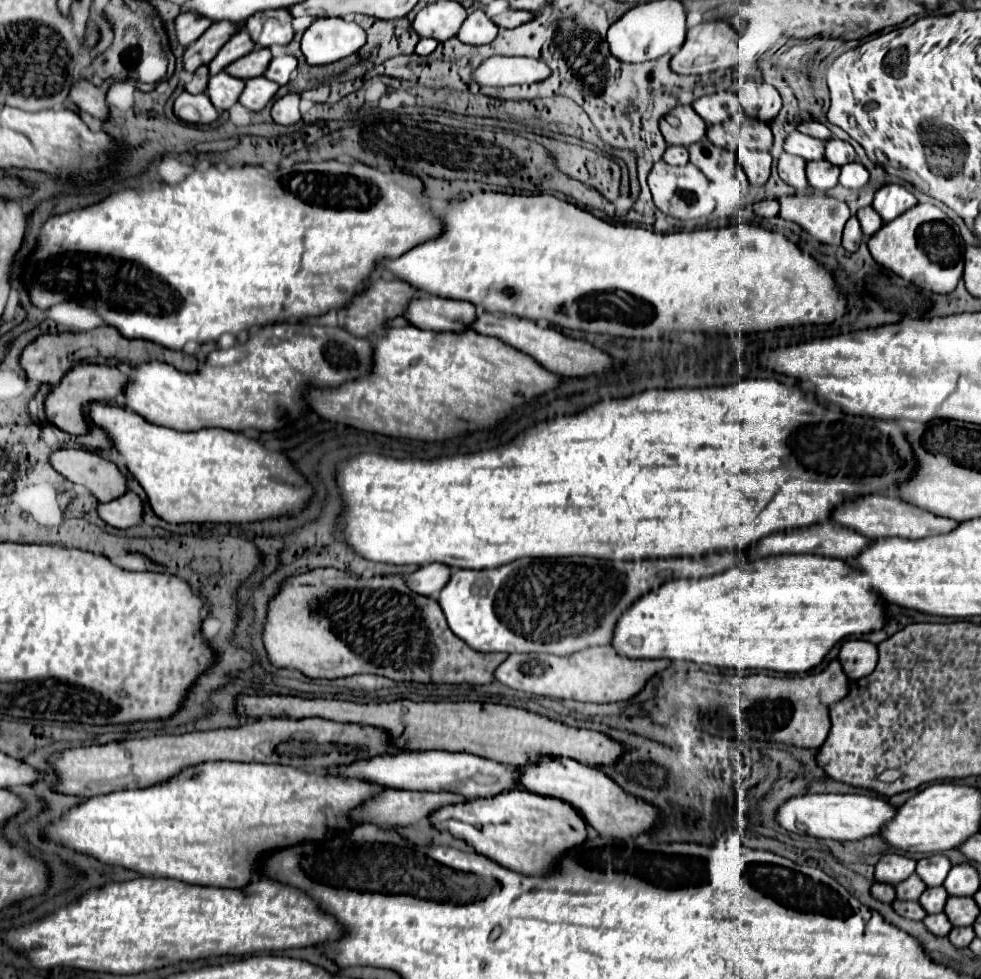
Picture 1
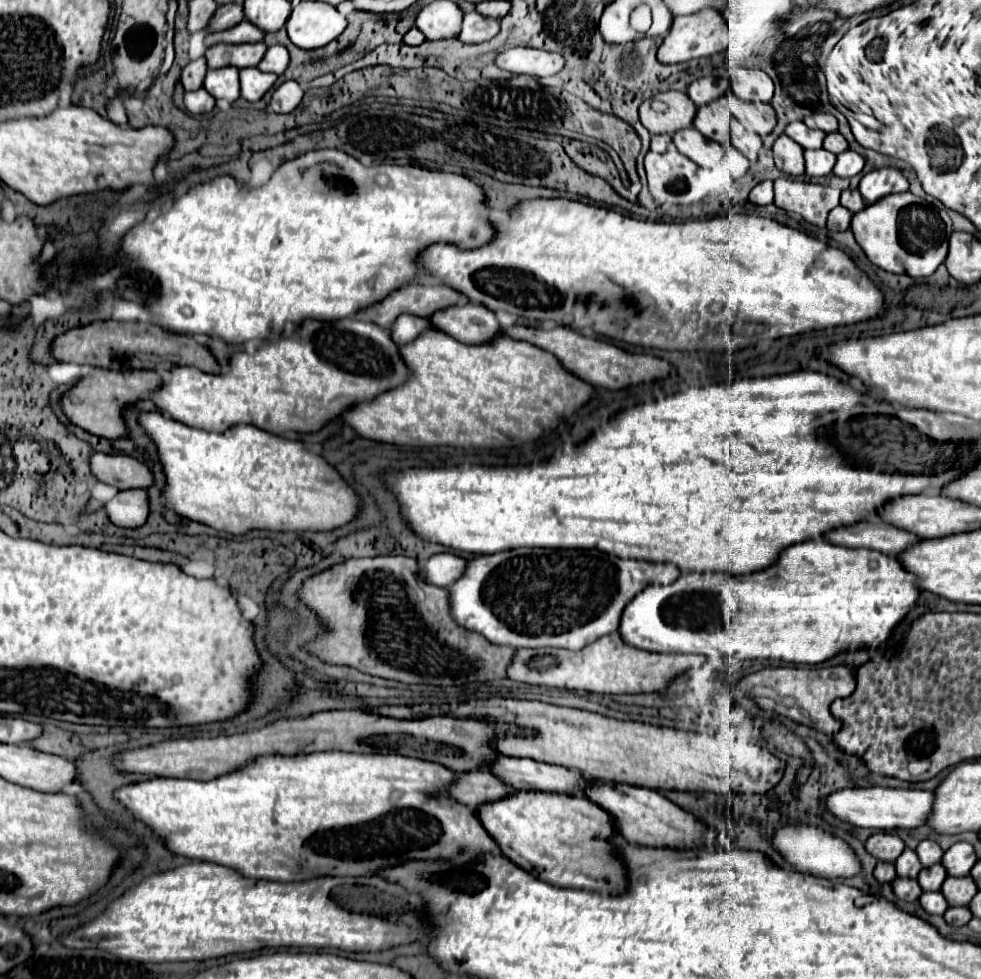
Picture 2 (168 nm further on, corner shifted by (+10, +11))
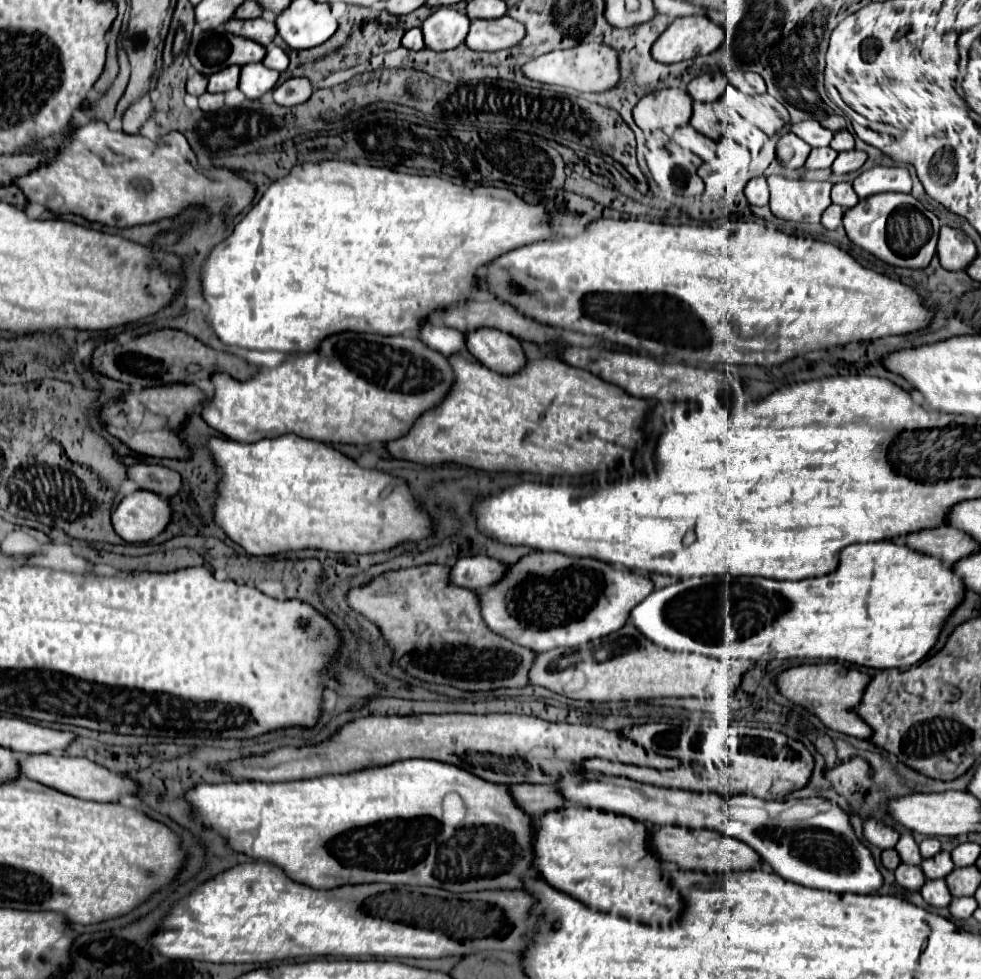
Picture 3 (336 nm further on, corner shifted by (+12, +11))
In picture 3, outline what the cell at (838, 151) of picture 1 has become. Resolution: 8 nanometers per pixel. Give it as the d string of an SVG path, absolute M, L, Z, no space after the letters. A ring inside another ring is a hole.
M847 129L837 131L835 137L833 137L833 141L831 141L831 147L835 151L849 151L849 149L853 149L853 135Z

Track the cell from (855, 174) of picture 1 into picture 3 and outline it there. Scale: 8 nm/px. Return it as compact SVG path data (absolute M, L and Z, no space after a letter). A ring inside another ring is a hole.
M851 149L851 151L839 153L831 169L833 169L833 173L837 173L837 175L845 175L845 173L857 171L865 161L867 161L867 153L865 153L865 151Z

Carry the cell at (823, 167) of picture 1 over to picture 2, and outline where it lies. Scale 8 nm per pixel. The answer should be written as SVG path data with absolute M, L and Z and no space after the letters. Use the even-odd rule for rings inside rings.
M807 149L803 155L805 155L805 173L809 177L829 175L835 165L835 155L825 149Z

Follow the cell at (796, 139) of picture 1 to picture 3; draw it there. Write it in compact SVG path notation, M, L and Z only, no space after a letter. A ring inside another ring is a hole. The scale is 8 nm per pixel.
M807 119L791 125L791 131L811 147L827 147L833 139L833 131L825 129L817 119Z

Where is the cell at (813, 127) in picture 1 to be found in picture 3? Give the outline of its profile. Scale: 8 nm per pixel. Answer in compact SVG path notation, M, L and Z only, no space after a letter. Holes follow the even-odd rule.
M829 115L821 121L821 125L825 125L831 131L841 131L841 129L845 129L845 117L843 115Z

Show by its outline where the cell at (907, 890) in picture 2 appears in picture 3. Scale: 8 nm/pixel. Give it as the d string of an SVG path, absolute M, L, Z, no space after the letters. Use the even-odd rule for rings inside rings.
M901 863L895 869L895 877L897 877L897 883L903 885L905 889L909 889L909 891L919 891L925 885L925 873L921 871L919 865Z

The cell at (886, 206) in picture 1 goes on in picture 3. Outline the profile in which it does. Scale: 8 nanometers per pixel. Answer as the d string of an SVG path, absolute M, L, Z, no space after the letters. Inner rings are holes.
M873 167L869 171L863 171L855 181L853 189L859 195L859 199L871 197L875 193L883 191L901 191L911 193L911 175L903 167Z

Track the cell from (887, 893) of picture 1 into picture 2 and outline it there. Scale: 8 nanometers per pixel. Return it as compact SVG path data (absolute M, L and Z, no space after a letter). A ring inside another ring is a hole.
M877 863L873 875L875 875L875 879L879 883L891 883L897 877L895 875L895 865L891 865L891 863Z

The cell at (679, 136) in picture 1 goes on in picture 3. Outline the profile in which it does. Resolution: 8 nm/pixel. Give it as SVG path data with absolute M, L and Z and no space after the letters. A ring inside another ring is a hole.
M659 89L645 95L633 109L633 119L643 131L661 129L667 135L685 123L691 117L693 99L687 91L681 89Z

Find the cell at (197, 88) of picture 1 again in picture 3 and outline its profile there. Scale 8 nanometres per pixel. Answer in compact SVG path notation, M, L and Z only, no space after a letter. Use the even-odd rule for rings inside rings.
M195 73L195 75L187 81L187 93L199 97L199 95L203 95L205 91L207 91L207 77Z

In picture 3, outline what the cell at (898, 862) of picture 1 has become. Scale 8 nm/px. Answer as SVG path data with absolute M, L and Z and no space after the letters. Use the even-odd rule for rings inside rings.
M867 819L863 823L863 835L865 835L865 839L869 843L873 843L873 845L877 845L881 849L895 847L895 843L899 839L899 833L893 827L885 825L881 819Z

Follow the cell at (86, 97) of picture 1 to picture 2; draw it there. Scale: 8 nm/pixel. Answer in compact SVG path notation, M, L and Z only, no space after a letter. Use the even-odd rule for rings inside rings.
M119 97L115 99L109 99L107 103L107 117L115 123L115 125L127 125L127 115L125 115L125 109L123 109L123 103Z

